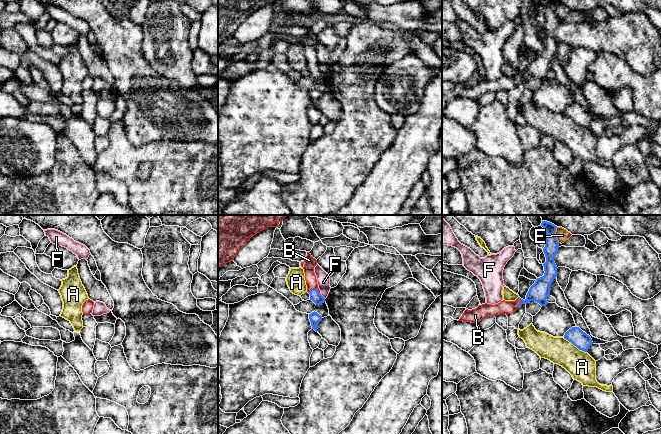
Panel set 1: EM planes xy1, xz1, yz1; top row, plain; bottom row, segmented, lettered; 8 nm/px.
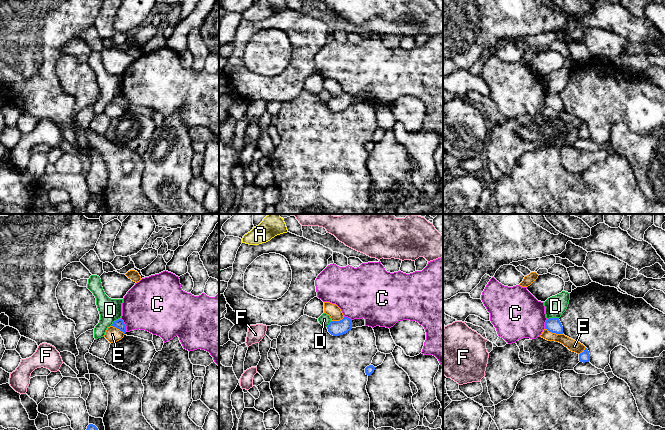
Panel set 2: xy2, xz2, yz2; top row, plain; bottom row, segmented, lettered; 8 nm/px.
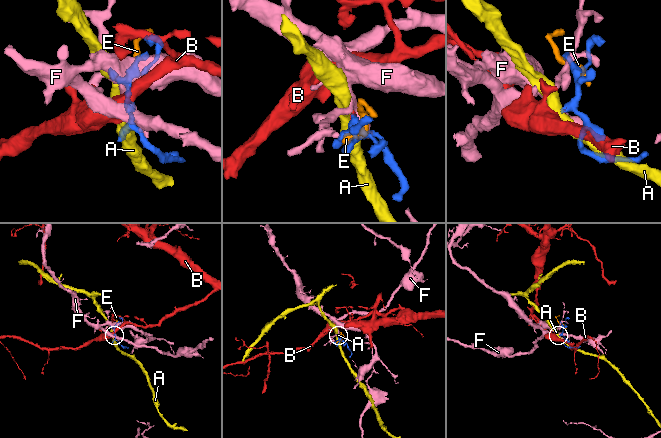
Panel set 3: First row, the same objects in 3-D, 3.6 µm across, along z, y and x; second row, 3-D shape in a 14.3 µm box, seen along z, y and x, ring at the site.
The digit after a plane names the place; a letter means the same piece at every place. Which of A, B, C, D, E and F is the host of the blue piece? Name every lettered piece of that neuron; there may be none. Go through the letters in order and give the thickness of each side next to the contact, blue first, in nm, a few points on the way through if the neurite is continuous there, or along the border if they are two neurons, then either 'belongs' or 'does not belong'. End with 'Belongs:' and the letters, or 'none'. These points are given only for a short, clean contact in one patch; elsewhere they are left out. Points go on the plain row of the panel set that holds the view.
A: 140/220 nm | along yz1 (563, 113), (586, 128) | does not belong
B: 90/90 nm | across xz1 (317, 74), (315, 72), (315, 65), (310, 54), (310, 38) | belongs
C: 80/400 nm | along xy2 (120, 94), (126, 107) | does not belong
D: 120/170 nm | along yz2 (558, 93), (549, 93), (547, 95) | does not belong
E: 120/90 nm | does not belong
F: 90/110 nm | does not belong
Belongs: B

